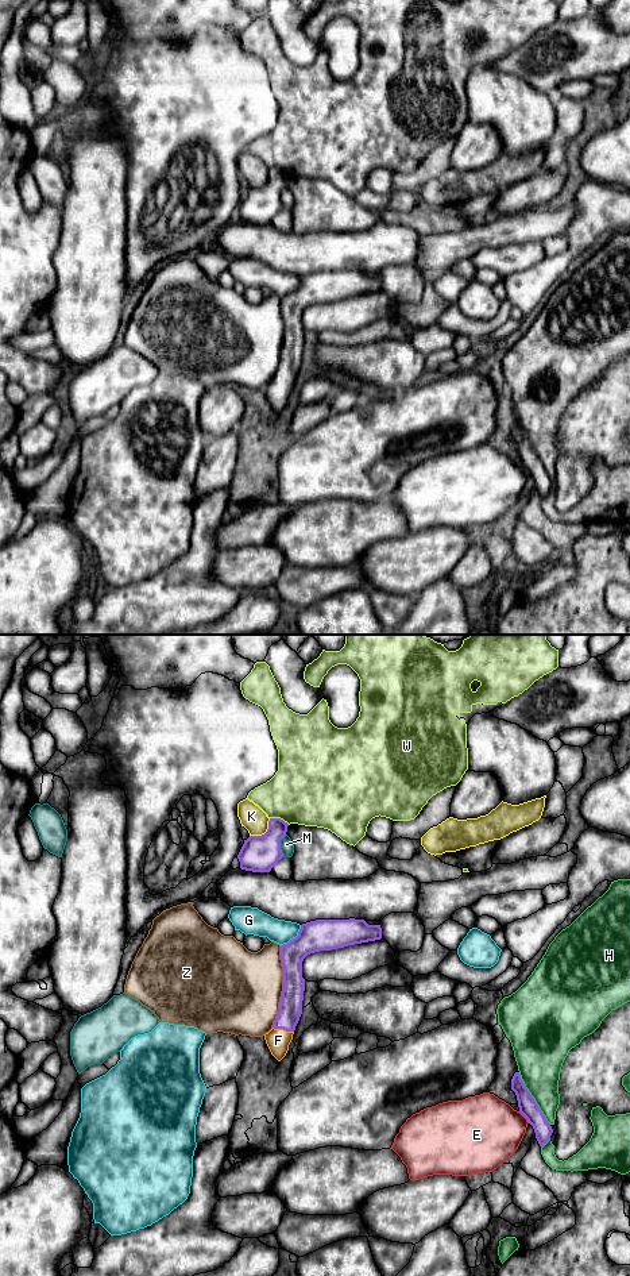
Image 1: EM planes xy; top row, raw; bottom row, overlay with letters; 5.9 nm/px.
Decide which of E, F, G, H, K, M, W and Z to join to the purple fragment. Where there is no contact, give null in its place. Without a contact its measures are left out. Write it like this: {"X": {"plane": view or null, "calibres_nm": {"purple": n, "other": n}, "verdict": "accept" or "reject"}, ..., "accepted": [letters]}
{"E": {"plane": "xy", "calibres_nm": {"purple": 110, "other": 420}, "verdict": "reject"}, "F": {"plane": "xy", "calibres_nm": {"purple": 140, "other": 140}, "verdict": "accept"}, "G": {"plane": "xy", "calibres_nm": {"purple": 190, "other": 150}, "verdict": "reject"}, "H": {"plane": "xy", "calibres_nm": {"purple": 110, "other": 280}, "verdict": "reject"}, "K": {"plane": "xy", "calibres_nm": {"purple": 220, "other": 150}, "verdict": "reject"}, "M": {"plane": "xy", "calibres_nm": {"purple": 220, "other": 80}, "verdict": "reject"}, "W": {"plane": "xy", "calibres_nm": {"purple": 220, "other": 440}, "verdict": "reject"}, "Z": {"plane": "xy", "calibres_nm": {"purple": 140, "other": 480}, "verdict": "reject"}, "accepted": ["F"]}

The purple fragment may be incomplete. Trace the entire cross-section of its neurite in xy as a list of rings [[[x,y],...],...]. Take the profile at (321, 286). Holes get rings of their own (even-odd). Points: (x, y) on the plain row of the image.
[[[316,271],[302,275],[298,288],[281,297],[283,343],[273,381],[264,386],[266,396],[278,413],[286,408],[302,366],[304,311],[314,304],[332,302],[380,290],[380,277],[368,277],[364,271]]]

